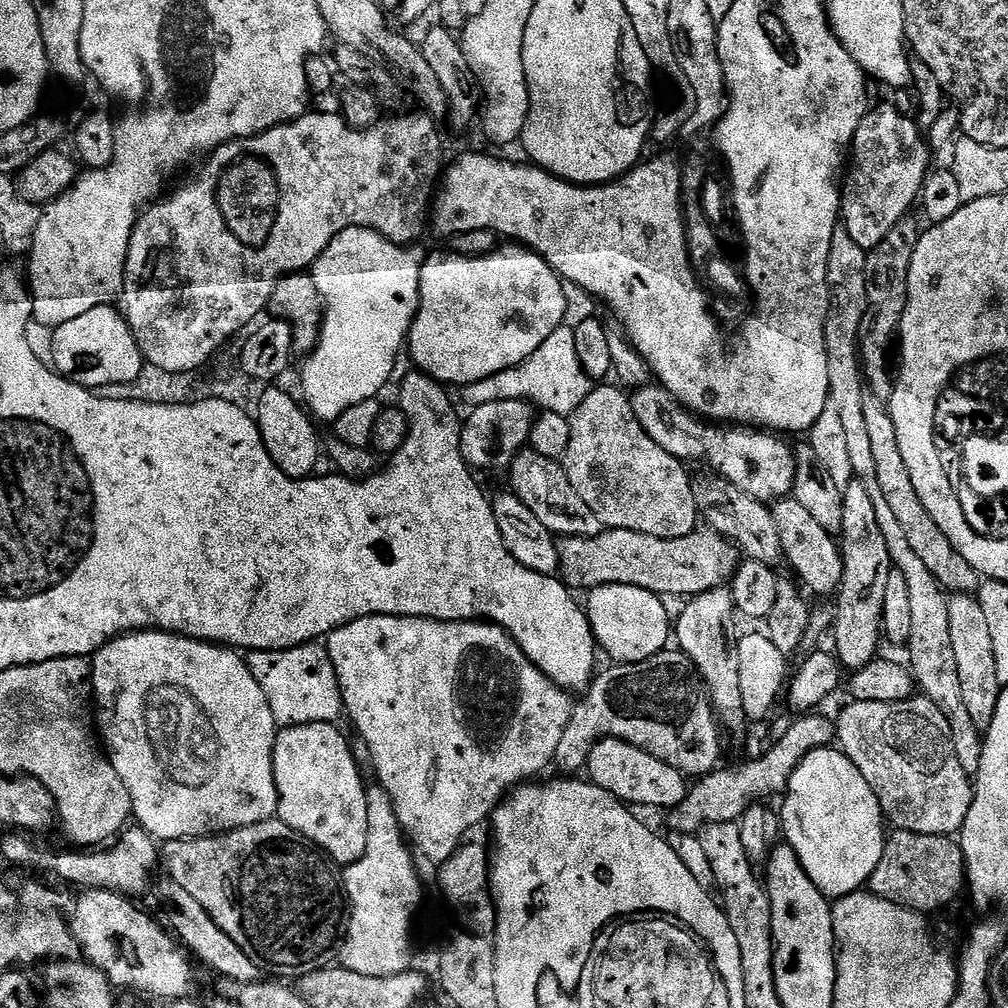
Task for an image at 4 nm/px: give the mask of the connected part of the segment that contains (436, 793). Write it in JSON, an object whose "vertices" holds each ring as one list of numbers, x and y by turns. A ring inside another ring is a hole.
{"vertices":[[367,616,366,618,358,618,354,622,350,622,346,626,342,626,338,630,334,630,326,638,326,647,328,649,328,657,330,662,334,666,336,671,336,677,340,683,340,699,342,701,343,711,346,716,352,719,352,724,357,728,359,739,364,740,366,746,369,747,369,754,371,756,370,764,376,767,376,776,378,779,379,787,385,788,390,794,392,799,392,805,396,811,396,817,400,823,401,828,404,830,404,835,414,845,415,851,420,852,429,860,433,866,439,866,447,862,451,856,456,853,457,848,460,847,462,841,465,839,464,836,471,828,476,828,480,823,487,821,491,817,492,813,495,812,496,807,499,806,501,800,504,799,506,793,525,783,531,781,540,771,543,770,547,764,551,765,556,759,556,751,558,750,558,742,562,742,562,730,566,730,566,722,572,716,572,710,574,707,573,701,568,701,568,692,565,689,560,688,553,680,546,678,546,674,542,674,535,668,530,662,530,658,526,658,526,654,522,651,518,645,513,642,511,636,504,631,503,628,498,624,490,624,483,620,427,620,421,616]]}

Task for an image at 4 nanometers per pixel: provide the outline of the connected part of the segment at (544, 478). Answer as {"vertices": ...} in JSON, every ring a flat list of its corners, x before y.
{"vertices":[[530,446,517,454,510,465,512,472,511,491,527,506,530,514,546,526,553,536,563,538,577,536,578,538,594,538,599,532,605,531,604,523,578,498,574,486,570,486,570,478,564,473,563,463,559,460,544,458]]}

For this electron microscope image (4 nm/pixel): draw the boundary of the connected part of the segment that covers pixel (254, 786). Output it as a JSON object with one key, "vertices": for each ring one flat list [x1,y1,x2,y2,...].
{"vertices":[[125,632,101,646,90,660,92,666,92,691,94,708,98,713,98,732,102,737,108,761,118,770,118,778,126,782,130,790,130,802,135,823,149,836,160,842,169,840,190,840,197,836,210,836,221,832,230,832,233,828,250,826,263,820,271,820,277,815,276,807,280,799,276,793,274,778,274,746,278,726,274,722,274,710,262,694,262,686,250,674,247,659,239,651,227,646,210,644,207,640,192,640,176,632]]}

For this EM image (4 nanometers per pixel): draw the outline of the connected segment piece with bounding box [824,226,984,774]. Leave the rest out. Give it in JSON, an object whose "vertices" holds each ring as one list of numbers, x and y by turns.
{"vertices":[[843,226,834,230,834,238,830,242,830,258,828,259,828,295,830,307,826,322,826,358,830,366,830,403,838,409,842,427,846,433,846,447,850,453,852,475,870,490,870,499,874,501,874,514,878,514,878,526,882,529,882,538,886,538,886,550,890,550,890,558,895,571,906,577,910,590,910,607,912,608,912,633,906,645,906,651,912,661,910,667,919,691,927,696,942,714,946,714,946,722,950,722,950,734,954,738,954,754,958,754,958,762,962,762,962,770,974,774,980,769,982,734,974,726,966,705,962,702,962,685,958,682,958,662,954,662,954,646,950,643,950,610,948,596,940,583,930,574,923,562,918,559,916,551,910,547,906,539,904,527,898,523,891,507,882,494,882,486,878,486,878,469,874,466,874,453,866,427,866,410,864,397,866,385,864,372,860,362,860,327,864,324,864,314,868,310,868,252]]}

